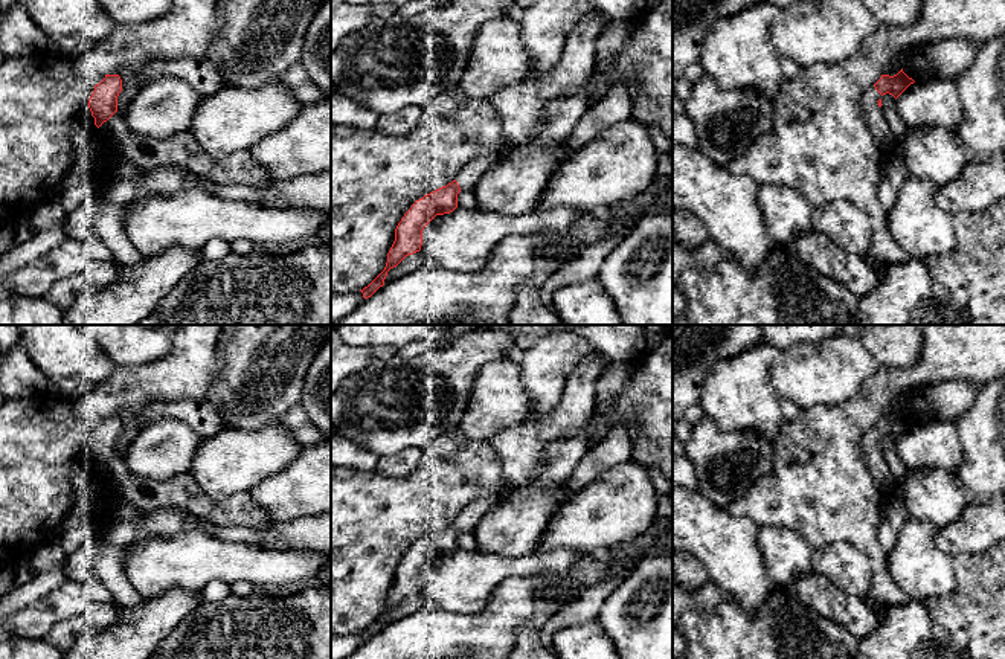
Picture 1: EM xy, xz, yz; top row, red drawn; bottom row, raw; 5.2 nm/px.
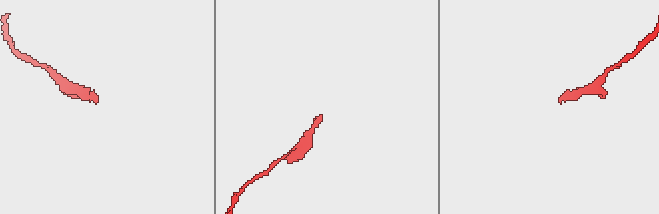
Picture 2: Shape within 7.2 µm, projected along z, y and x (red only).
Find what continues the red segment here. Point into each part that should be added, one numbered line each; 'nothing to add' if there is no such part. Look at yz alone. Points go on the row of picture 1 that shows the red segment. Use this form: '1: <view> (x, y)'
1: yz (880, 130)

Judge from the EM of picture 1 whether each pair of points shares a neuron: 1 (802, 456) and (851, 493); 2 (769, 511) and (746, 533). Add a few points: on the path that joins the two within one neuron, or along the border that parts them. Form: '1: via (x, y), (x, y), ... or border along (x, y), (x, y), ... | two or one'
1: via (815, 469), (839, 493) | one
2: border along (725, 510), (735, 516), (748, 516), (758, 527) | two

